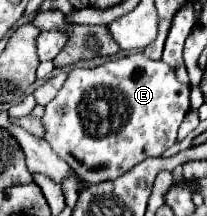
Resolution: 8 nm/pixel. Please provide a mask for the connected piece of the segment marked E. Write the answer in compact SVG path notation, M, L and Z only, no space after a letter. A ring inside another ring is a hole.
M141 52L107 60L97 68L75 68L69 72L61 92L45 106L45 140L53 152L65 160L85 182L105 182L119 178L149 156L161 156L177 142L177 130L191 108L191 86L181 84L163 60L151 60Z

